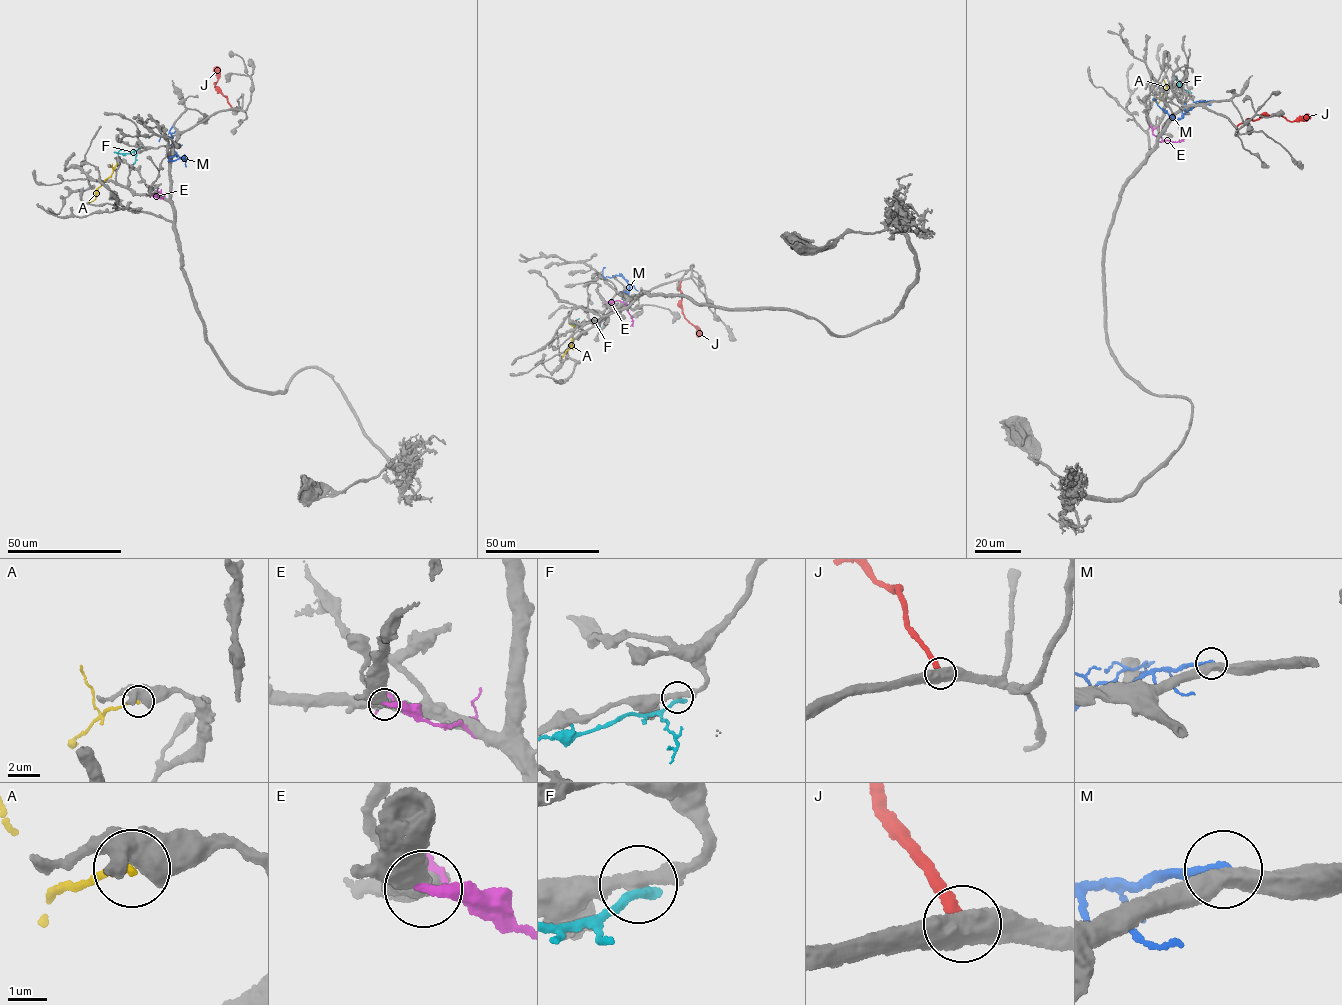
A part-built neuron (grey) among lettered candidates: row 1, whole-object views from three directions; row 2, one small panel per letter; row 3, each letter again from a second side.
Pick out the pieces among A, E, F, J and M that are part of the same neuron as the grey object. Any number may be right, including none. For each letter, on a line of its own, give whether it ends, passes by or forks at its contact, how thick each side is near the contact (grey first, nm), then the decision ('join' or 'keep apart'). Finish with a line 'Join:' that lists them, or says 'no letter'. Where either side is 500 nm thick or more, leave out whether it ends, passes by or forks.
A: calibres 500 and 180 nm; keep apart
E: calibres 500 and 280 nm; keep apart
F: it ends; calibres 320 and 240 nm; keep apart
J: calibres 550 and 360 nm; join
M: it ends; calibres 480 and 240 nm; keep apart
Join: J

